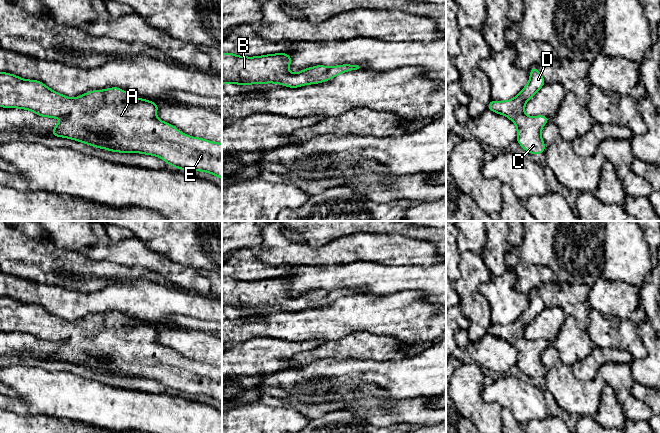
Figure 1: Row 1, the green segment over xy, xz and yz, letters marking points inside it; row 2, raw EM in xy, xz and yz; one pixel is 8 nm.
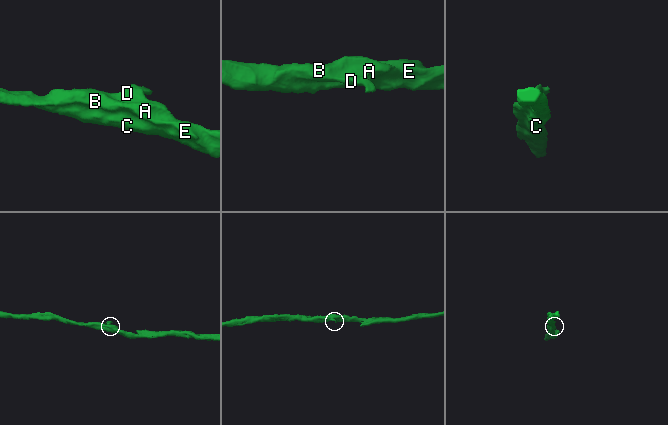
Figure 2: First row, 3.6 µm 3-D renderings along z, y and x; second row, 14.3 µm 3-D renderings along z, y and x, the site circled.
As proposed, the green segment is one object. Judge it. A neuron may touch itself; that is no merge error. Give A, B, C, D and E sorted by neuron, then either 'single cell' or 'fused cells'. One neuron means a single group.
A B C D E; single cell

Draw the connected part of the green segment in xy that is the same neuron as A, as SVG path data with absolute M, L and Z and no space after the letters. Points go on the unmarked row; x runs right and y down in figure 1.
M0 296L0 331L31 334L41 341L63 342L64 344L53 352L51 357L53 360L73 363L112 376L134 376L157 380L177 393L203 395L222 403L222 367L188 360L181 357L175 350L160 345L156 340L158 330L158 327L142 322L135 323L132 318L119 311L93 314L76 322L69 322L53 315L38 304L22 303L14 298Z

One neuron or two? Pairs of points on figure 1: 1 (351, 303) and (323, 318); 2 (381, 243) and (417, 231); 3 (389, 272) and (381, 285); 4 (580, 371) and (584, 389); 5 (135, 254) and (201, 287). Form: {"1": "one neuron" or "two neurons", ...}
{"1": "one neuron", "2": "two neurons", "3": "one neuron", "4": "two neurons", "5": "one neuron"}

